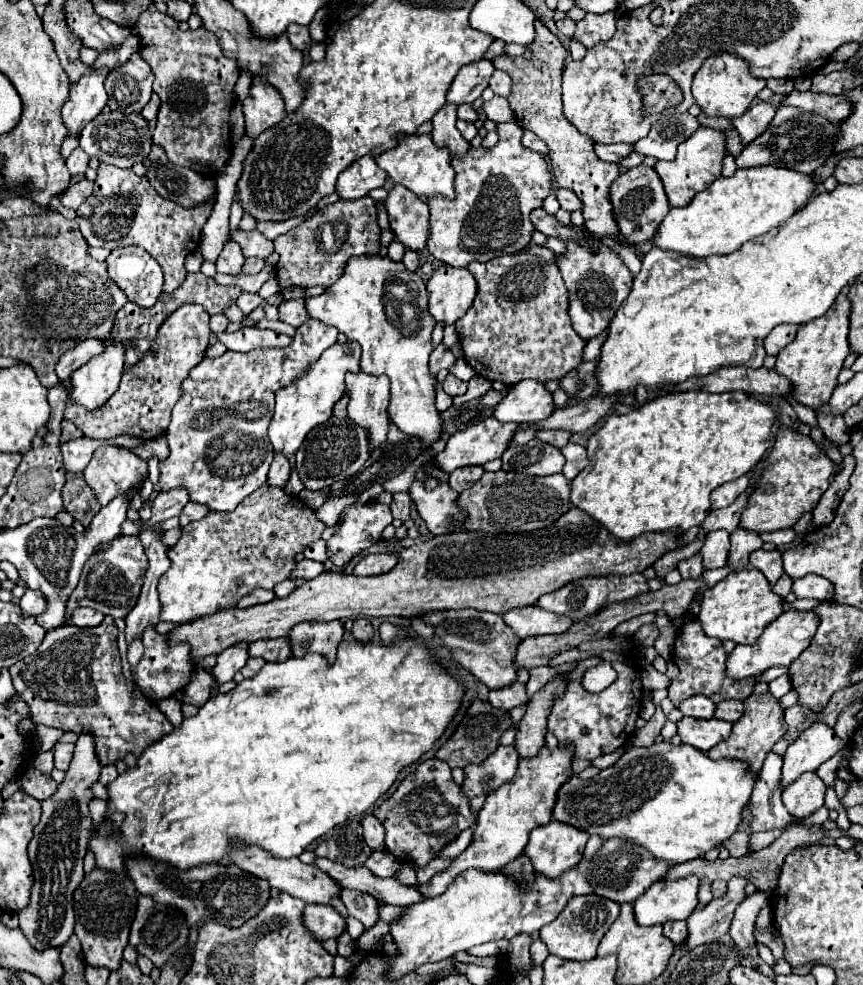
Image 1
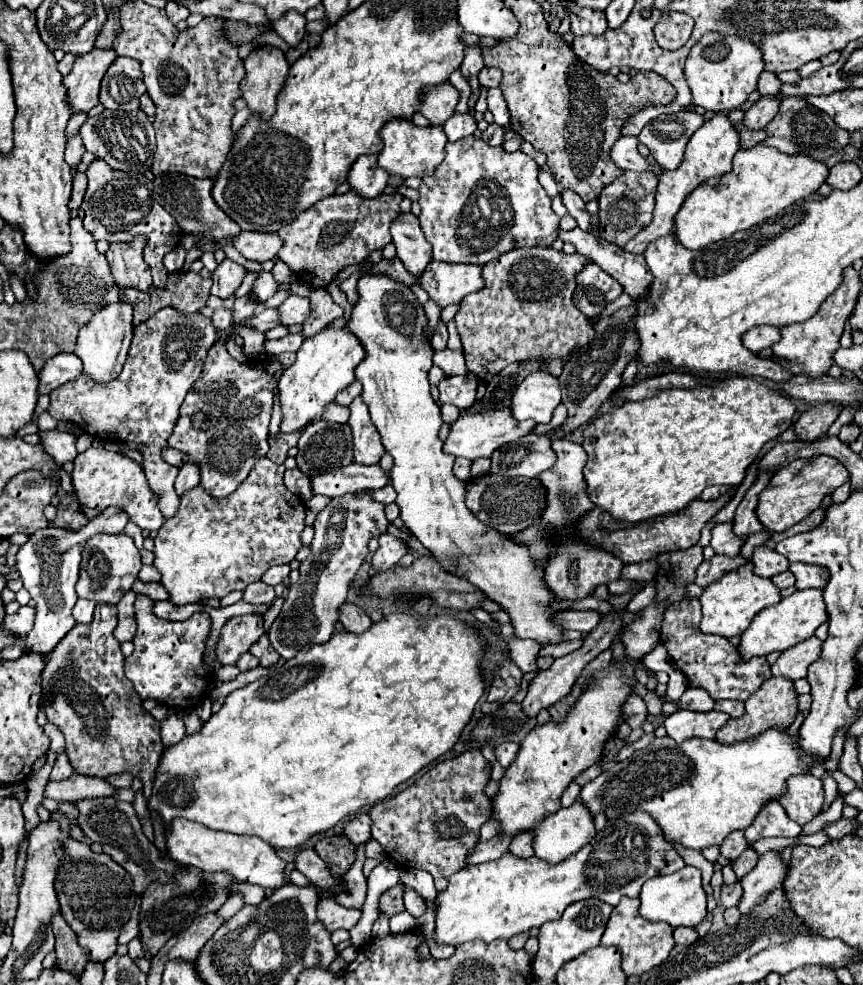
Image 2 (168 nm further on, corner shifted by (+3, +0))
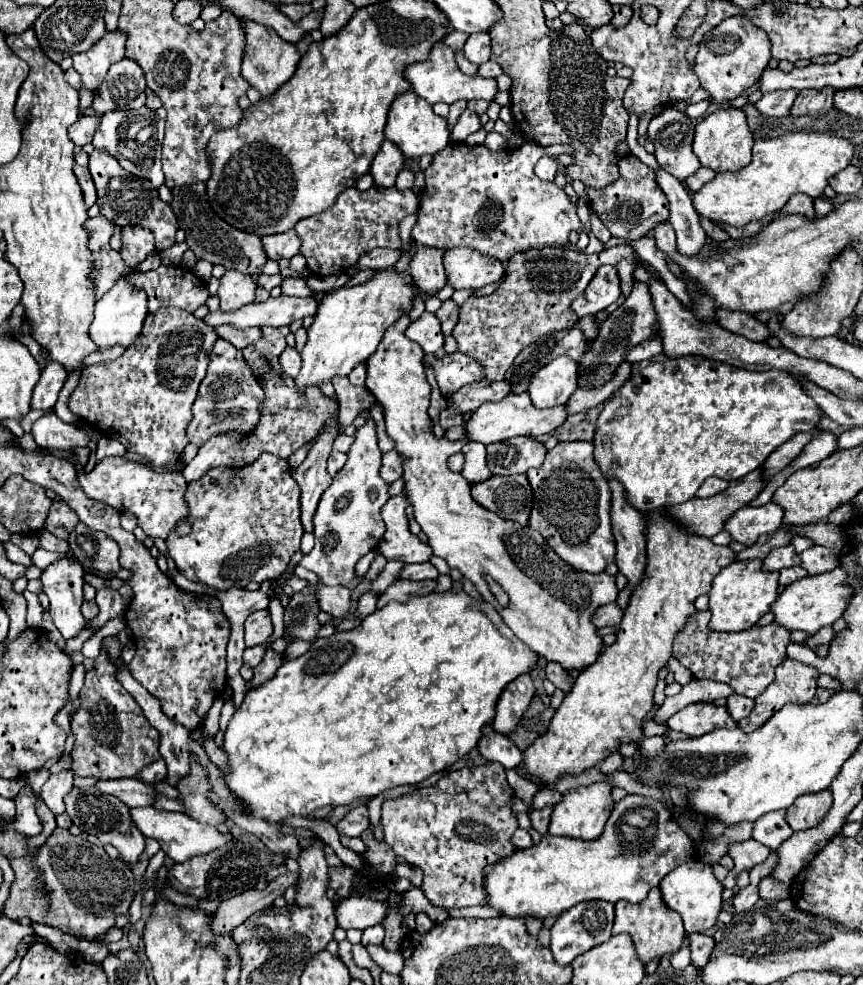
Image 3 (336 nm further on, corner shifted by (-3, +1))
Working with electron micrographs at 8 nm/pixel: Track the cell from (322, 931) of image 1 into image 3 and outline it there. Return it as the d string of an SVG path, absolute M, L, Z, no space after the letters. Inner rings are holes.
M351 895L349 899L341 901L335 909L335 917L339 927L343 929L367 929L373 925L383 923L387 917L387 903L377 899L365 899L359 895Z

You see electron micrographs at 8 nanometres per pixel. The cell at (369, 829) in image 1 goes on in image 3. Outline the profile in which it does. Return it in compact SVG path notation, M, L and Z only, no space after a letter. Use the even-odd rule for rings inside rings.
M357 805L353 807L337 825L339 835L347 837L359 837L367 827L369 827L369 815L367 815L367 805Z

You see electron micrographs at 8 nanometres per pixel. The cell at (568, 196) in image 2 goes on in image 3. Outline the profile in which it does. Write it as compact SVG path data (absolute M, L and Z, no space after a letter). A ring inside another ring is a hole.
M591 213L591 233L601 241L601 243L607 243L609 239L611 239L611 233L609 233L609 229L597 219L597 215L593 215Z

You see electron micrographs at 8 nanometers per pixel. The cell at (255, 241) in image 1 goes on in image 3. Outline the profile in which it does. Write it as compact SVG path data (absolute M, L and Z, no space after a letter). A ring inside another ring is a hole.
M295 231L263 237L263 249L269 259L291 259L301 249L301 239Z

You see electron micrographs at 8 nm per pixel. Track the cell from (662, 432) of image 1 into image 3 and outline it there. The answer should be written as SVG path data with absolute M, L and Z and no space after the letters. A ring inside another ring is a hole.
M693 355L655 361L639 369L607 399L595 427L595 461L605 477L613 475L623 483L625 495L635 509L653 511L689 501L711 475L725 481L741 479L761 467L793 435L815 429L819 419L821 409L801 391L801 383L791 373L779 369L757 373Z

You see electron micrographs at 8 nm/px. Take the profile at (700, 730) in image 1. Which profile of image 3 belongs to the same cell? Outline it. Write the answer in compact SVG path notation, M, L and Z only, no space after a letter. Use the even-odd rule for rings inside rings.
M691 703L685 709L677 711L669 721L669 729L681 731L689 737L701 737L705 733L711 733L715 729L727 727L735 729L737 723L729 715L725 705L715 705L715 703Z

